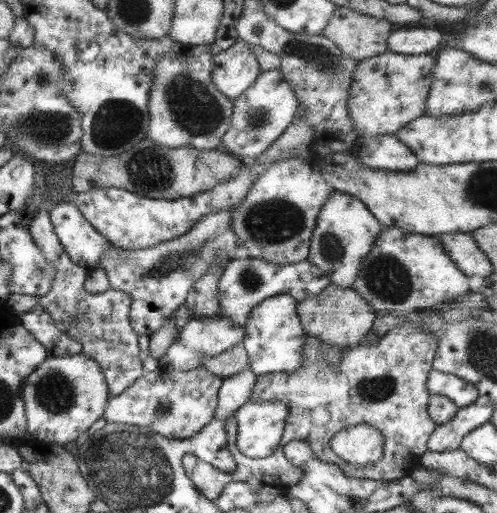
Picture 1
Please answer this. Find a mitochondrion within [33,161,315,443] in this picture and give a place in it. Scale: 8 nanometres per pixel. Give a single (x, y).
(276, 221)

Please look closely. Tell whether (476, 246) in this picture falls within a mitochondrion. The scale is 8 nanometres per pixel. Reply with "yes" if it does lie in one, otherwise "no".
no

